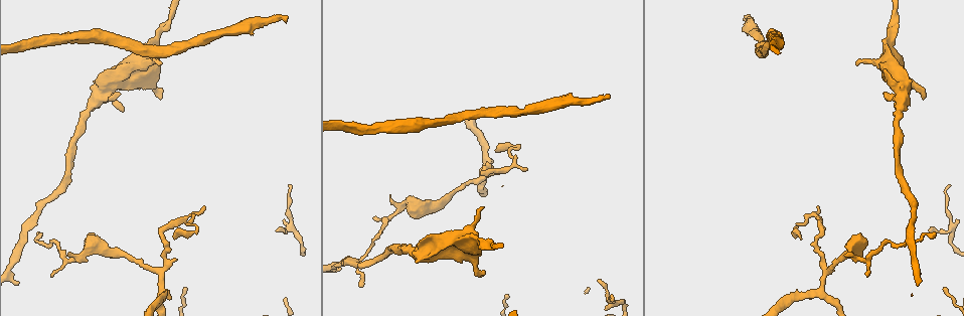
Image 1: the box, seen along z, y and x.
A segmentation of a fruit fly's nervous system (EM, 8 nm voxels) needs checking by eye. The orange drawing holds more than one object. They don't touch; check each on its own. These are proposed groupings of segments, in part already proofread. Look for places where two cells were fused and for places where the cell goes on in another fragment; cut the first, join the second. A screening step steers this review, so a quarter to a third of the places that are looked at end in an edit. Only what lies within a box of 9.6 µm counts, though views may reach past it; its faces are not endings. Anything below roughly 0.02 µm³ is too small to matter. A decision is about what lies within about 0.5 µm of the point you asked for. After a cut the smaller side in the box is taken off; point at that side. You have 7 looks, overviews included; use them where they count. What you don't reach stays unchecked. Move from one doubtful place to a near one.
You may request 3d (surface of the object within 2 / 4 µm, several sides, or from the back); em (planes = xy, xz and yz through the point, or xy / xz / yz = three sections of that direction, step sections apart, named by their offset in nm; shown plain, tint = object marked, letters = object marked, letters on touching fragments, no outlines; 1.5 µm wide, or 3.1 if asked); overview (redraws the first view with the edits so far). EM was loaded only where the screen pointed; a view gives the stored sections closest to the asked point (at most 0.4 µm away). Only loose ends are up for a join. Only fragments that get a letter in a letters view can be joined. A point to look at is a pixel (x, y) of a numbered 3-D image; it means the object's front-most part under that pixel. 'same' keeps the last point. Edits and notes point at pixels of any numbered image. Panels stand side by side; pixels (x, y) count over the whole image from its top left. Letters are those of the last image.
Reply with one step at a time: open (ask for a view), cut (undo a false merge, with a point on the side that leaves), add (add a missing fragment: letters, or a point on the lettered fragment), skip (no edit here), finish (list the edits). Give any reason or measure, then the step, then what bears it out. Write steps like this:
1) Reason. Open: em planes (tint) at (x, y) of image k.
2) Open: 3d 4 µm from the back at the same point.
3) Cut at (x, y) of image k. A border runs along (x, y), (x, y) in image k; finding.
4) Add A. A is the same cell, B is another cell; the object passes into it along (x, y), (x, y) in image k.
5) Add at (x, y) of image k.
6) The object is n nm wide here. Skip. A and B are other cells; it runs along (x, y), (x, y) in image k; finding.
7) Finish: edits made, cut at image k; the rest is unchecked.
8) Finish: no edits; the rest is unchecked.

An open end. Open: 3d 2 µm at (855, 62) of image 1.

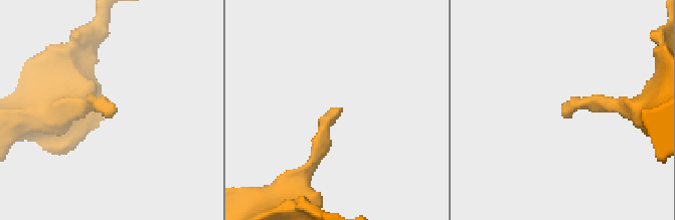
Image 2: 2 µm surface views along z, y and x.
Open: em planes (letters) at (562, 104) of image 2.

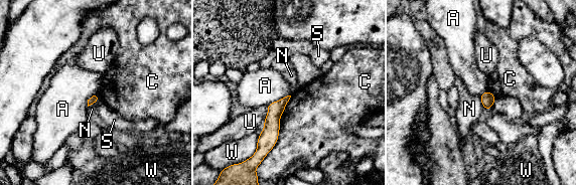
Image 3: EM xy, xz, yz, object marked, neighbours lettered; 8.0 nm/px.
Skip. A, C, N, S, U and W are other cells; none of them fits.

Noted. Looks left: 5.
Branch stops here. Open: 3d 2 µm at (608, 99) of image 1.

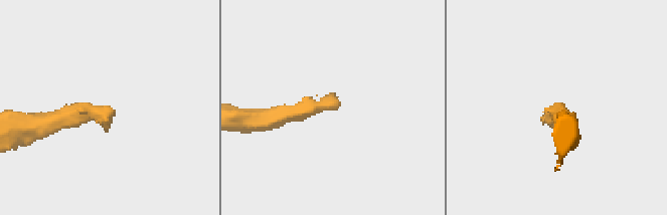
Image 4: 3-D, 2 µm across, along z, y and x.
Open: em xz step 8 (tint) at (107, 130) of image 4.

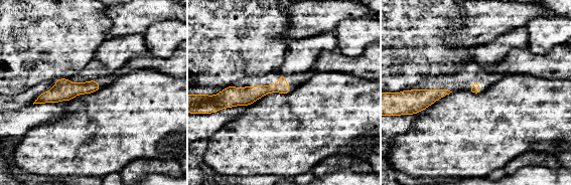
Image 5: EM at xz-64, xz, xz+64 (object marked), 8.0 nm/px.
Another direction. Open: em yz step 8 (letters) at the same point.

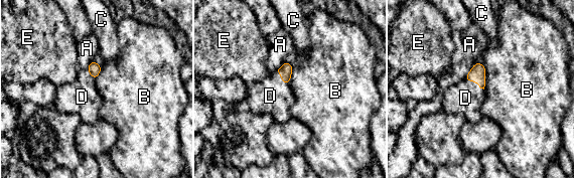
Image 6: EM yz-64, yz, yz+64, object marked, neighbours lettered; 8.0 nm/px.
Add D. D is the same cell, A, B, C and E are other cells; the object passes into it along (477, 73), (474, 81), (465, 98) in image 6; it goes on there.

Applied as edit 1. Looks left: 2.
See it whole again. Open: overview.

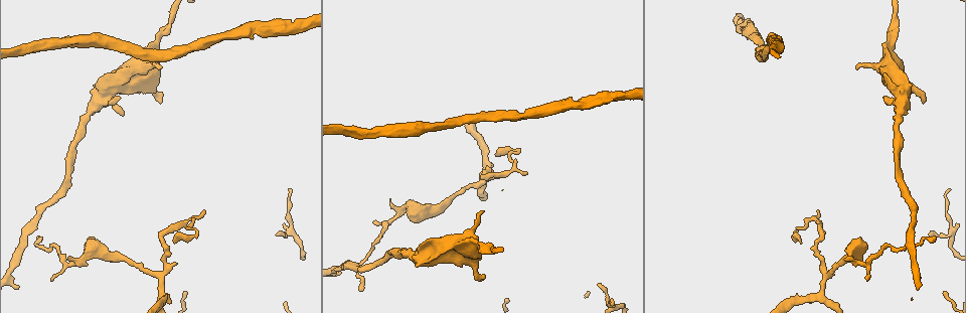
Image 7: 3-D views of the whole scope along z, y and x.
Tapers out. Open: em planes (letters) at (866, 281) of image 7.

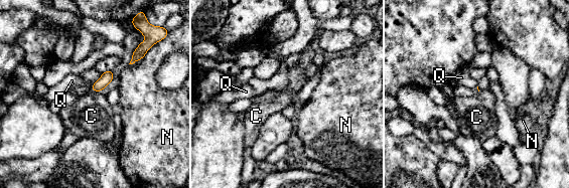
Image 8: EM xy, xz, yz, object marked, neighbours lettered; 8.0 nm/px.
Skip. C, N and Q are other cells; a border runs along (93, 90), (101, 91) in image 8; none of them fits.

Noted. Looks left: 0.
Finish: edits made, add at image 6; the rest is unchecked.

